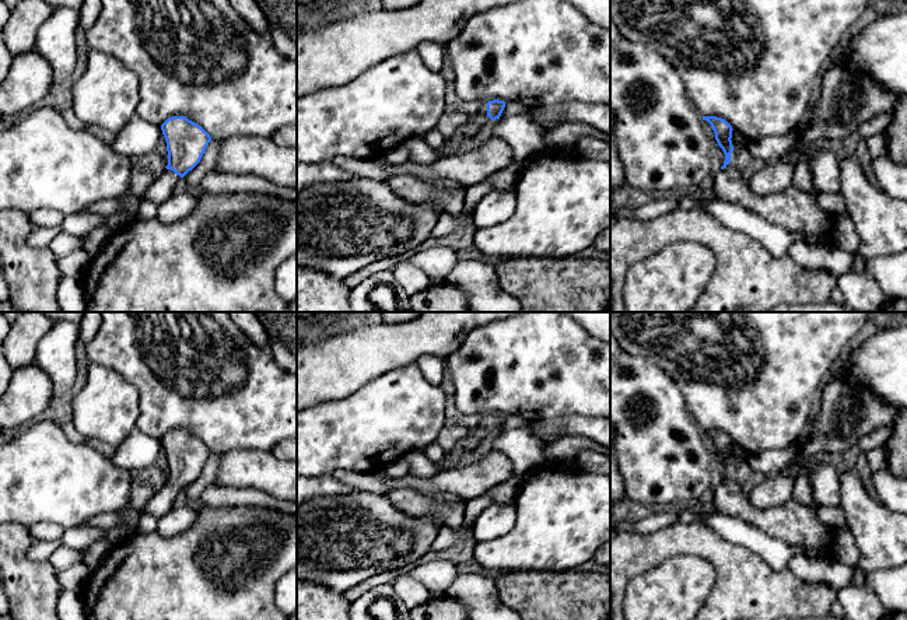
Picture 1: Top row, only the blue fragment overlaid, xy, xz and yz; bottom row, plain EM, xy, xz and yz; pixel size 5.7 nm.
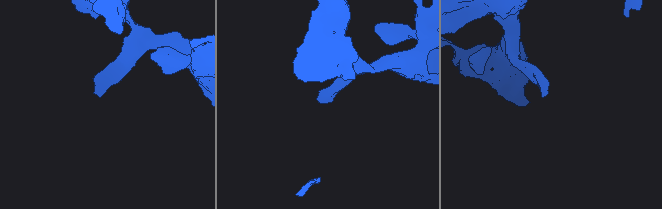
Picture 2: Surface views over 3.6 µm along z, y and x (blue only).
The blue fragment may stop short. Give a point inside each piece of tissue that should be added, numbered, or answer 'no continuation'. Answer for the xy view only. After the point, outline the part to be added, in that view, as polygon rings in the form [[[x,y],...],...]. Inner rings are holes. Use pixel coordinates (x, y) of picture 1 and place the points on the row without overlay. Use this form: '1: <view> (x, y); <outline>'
1: xy (165, 496); [[[160,480],[155,483],[155,493],[151,500],[140,511],[141,515],[148,514],[160,519],[168,514],[181,500],[182,491],[174,484]]]

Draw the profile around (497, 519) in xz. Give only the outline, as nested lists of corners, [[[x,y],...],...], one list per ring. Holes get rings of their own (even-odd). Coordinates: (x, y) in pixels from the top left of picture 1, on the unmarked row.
[[[493,504],[476,518],[472,525],[476,542],[494,540],[507,535],[516,521],[514,504]]]

